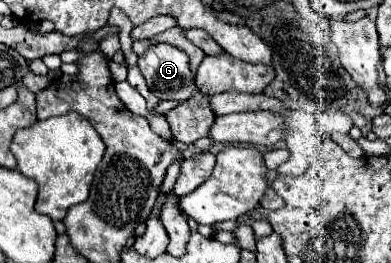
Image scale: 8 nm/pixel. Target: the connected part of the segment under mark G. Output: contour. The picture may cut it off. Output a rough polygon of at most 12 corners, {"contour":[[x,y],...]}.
{"contour":[[151,46],[137,66],[159,100],[193,96],[189,56]]}

